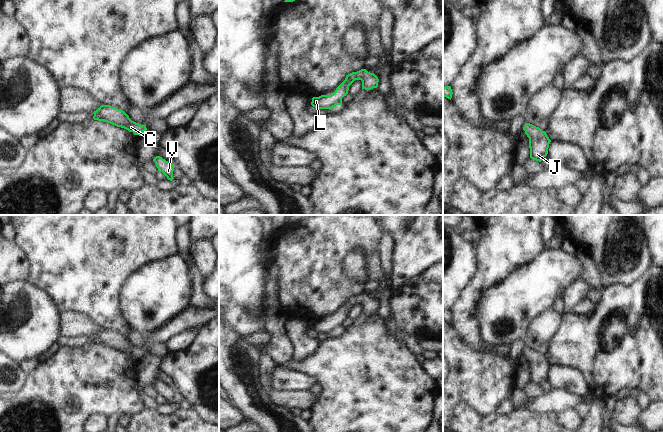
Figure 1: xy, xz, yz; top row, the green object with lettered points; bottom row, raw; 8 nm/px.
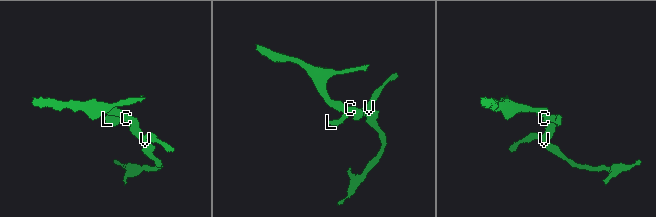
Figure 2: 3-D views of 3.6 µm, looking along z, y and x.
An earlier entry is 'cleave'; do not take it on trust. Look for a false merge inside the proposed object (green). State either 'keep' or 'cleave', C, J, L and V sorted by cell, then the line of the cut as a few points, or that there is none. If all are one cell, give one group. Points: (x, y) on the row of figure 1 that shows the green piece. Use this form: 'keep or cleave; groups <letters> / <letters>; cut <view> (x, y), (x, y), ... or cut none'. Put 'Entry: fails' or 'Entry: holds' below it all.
keep; groups C J L V; cut none
Entry: fails

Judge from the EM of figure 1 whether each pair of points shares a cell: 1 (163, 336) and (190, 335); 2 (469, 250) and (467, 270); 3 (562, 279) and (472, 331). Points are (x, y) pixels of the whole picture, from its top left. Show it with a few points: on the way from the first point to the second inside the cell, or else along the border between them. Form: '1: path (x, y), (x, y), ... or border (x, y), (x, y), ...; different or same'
1: border (194, 330), (184, 330), (173, 334), (165, 342); different
2: path (467, 255), (467, 265); same
3: border (479, 303), (480, 333), (486, 342), (495, 345); different

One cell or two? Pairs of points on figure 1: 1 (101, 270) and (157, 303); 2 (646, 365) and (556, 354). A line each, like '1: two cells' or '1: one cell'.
1: two cells
2: one cell

